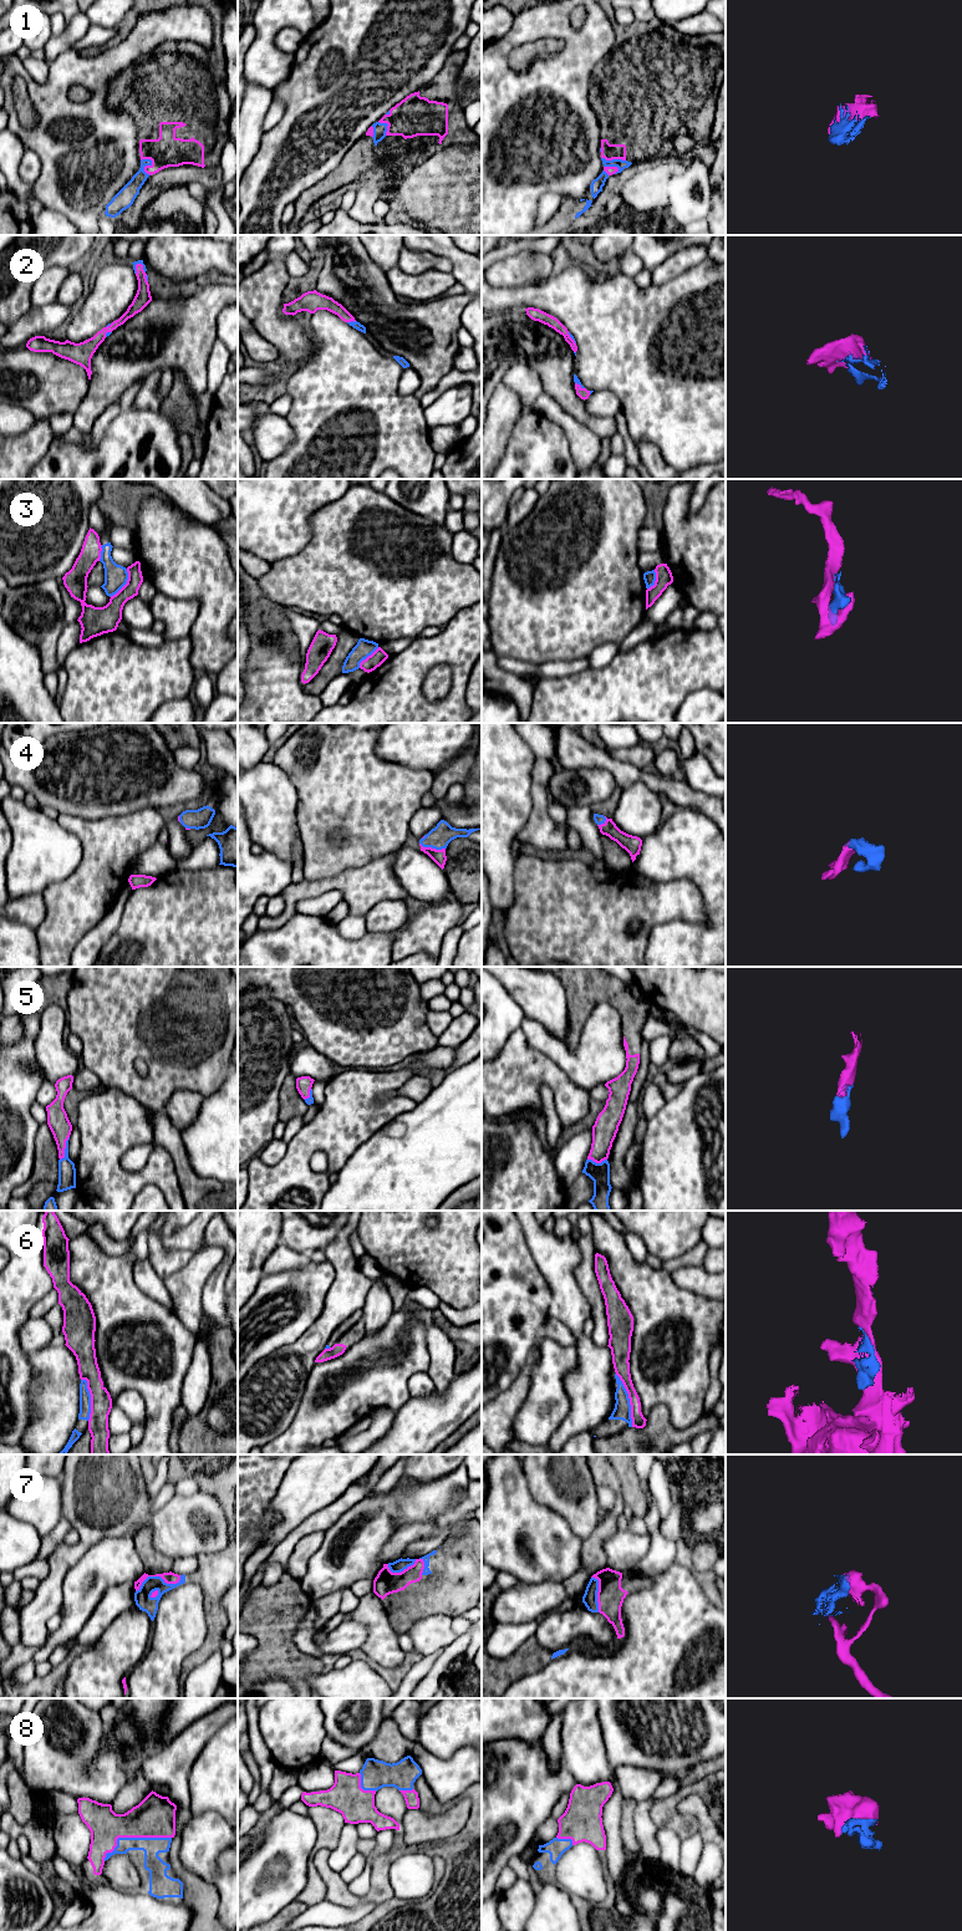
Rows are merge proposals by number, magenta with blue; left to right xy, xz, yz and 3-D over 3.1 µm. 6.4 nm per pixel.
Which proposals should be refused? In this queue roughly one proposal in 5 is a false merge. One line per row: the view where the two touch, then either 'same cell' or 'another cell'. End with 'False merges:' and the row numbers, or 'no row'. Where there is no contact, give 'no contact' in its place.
1: contact in xy; same cell
2: contact in xz; same cell
3: contact in xy; another cell
4: contact in xz; same cell
5: contact in xy; same cell
6: contact in yz; another cell
7: contact in xy; same cell
8: contact in xy; same cell
False merges: 3, 6

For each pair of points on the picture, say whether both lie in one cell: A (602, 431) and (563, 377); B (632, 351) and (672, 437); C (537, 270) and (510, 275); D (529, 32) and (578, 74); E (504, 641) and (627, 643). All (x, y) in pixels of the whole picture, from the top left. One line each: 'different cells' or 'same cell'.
A: same cell
B: same cell
C: same cell
D: same cell
E: different cells

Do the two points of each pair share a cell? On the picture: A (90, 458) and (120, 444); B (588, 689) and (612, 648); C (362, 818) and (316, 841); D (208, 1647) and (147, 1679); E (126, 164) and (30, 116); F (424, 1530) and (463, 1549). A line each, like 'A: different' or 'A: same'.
A: same
B: different
C: same
D: different
E: different
F: different

